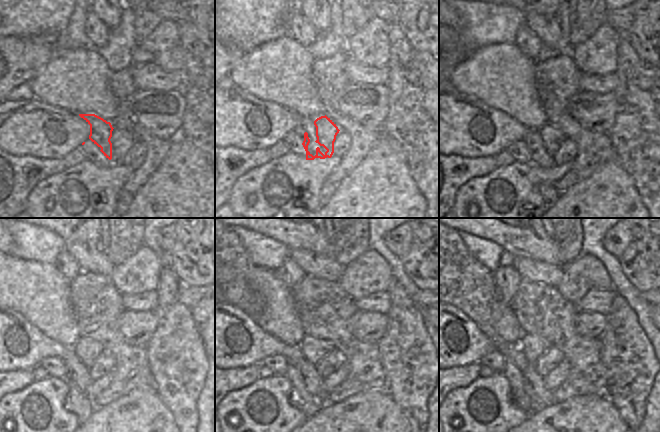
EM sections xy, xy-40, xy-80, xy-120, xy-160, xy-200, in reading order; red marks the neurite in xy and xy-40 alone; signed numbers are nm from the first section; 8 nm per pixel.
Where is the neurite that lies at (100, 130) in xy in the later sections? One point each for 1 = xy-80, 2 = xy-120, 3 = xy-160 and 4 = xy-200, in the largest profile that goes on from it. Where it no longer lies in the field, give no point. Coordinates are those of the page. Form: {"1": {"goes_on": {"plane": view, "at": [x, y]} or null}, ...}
{"1": {"goes_on": {"plane": "xy-80", "at": [537, 154]}}, "2": {"goes_on": {"plane": "xy-120", "at": [78, 372]}}, "3": {"goes_on": {"plane": "xy-160", "at": [312, 381]}}, "4": {"goes_on": {"plane": "xy-200", "at": [540, 397]}}}

